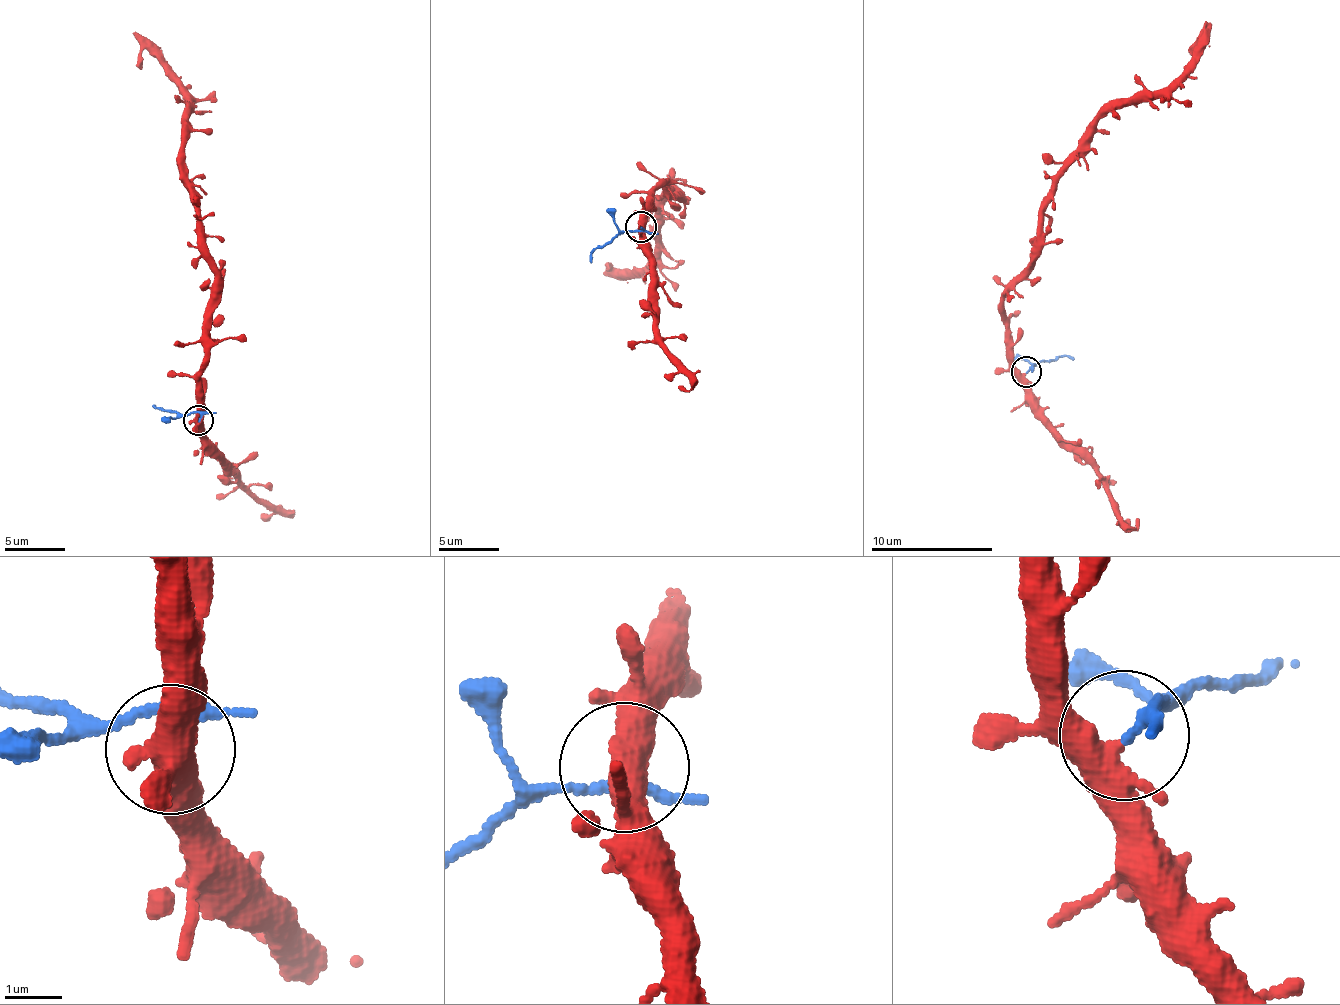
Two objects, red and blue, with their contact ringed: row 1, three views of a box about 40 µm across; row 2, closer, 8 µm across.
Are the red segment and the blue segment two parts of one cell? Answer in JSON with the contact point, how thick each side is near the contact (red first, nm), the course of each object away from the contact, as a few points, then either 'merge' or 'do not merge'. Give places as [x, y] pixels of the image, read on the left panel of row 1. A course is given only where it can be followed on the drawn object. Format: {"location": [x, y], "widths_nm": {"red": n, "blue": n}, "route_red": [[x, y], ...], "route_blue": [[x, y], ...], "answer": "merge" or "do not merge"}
{"location": [198, 420], "widths_nm": {"red": 440, "blue": 160}, "route_red": [[199, 423], [204, 344], [212, 306], [213, 260], [183, 171], [189, 106], [147, 50], [140, 53], [142, 70]], "route_blue": [[199, 420], [197, 412], [179, 414], [154, 406]], "answer": "do not merge"}

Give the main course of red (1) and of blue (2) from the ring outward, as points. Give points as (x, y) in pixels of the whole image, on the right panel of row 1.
1: (1025, 374), (1013, 363), (1003, 289), (1029, 263), (1053, 176), (1110, 111), (1159, 98), (1200, 41), (1191, 57)
2: (1025, 371), (1034, 362), (1066, 356), (1075, 360)

